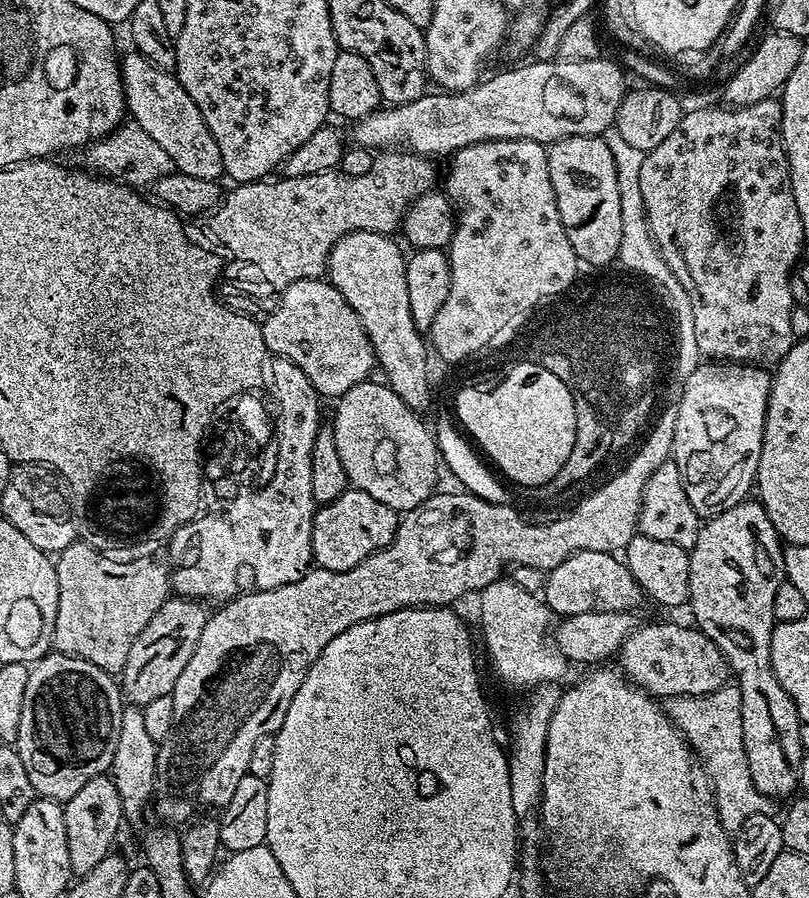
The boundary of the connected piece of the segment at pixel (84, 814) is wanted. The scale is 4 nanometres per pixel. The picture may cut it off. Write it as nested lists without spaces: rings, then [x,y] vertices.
[[[105,774],[90,778],[74,798],[64,804],[64,821],[66,822],[66,846],[70,846],[70,866],[77,877],[86,875],[102,858],[113,851],[116,835],[124,820],[122,798],[114,786],[111,775]]]

